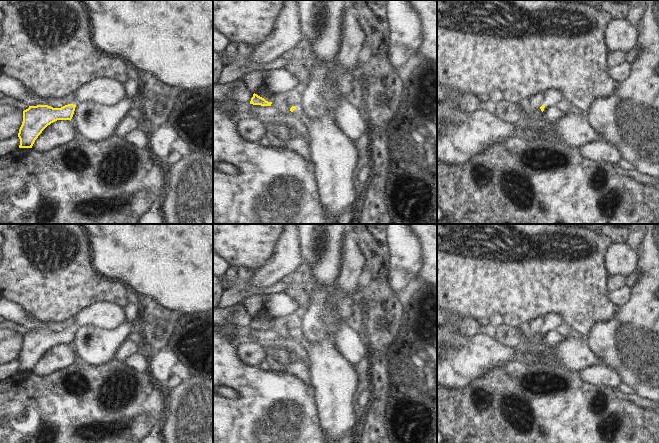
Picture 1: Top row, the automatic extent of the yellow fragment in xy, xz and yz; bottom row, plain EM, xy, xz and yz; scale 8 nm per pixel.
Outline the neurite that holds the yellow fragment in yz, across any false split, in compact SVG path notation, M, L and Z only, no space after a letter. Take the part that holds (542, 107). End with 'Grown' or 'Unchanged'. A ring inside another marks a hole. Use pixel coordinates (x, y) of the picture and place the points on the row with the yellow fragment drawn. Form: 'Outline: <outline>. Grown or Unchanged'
Outline: M550 89L543 93L544 101L543 105L540 107L542 112L544 111L545 107L557 106L558 103L565 99L563 92L556 89Z. Grown.

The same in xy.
Outline: M96 78L82 85L76 92L76 100L61 108L48 105L29 106L23 111L23 122L19 129L19 148L32 148L42 131L57 120L70 120L75 107L82 102L96 102L103 106L113 106L124 97L123 83L111 78Z. Grown.

